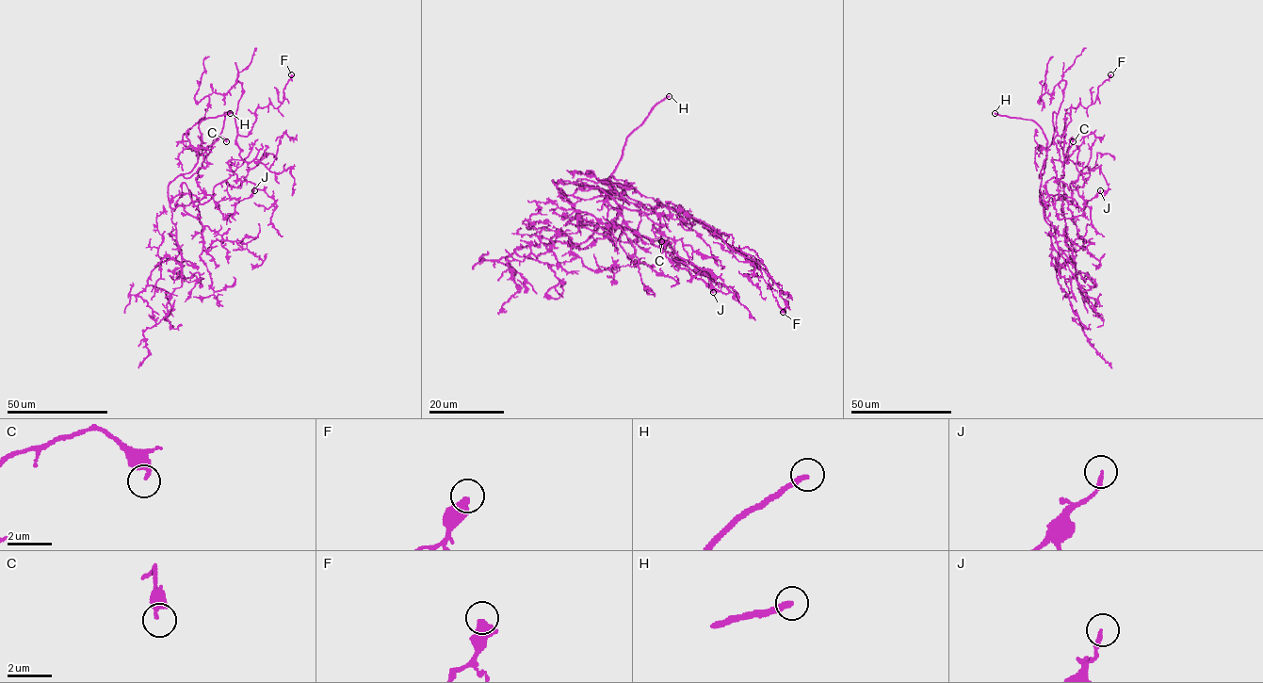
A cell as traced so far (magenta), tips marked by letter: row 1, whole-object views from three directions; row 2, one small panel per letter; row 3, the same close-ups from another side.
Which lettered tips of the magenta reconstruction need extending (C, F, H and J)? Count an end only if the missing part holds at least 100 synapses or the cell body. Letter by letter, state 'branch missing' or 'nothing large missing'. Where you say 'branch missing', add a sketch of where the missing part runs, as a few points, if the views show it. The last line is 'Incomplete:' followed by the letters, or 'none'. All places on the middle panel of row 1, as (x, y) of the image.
C: nothing large missing
F: nothing large missing
H: branch missing
J: nothing large missing
Incomplete: H

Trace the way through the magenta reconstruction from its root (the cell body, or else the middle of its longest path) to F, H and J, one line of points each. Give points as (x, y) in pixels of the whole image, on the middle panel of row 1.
F: (600, 189), (651, 207), (681, 210), (703, 223), (761, 271), (783, 312)
H: (600, 189), (615, 195), (609, 178), (621, 157), (625, 138), (657, 104), (669, 96)
J: (600, 189), (552, 181), (568, 196), (623, 198), (654, 210), (666, 255), (713, 292)

